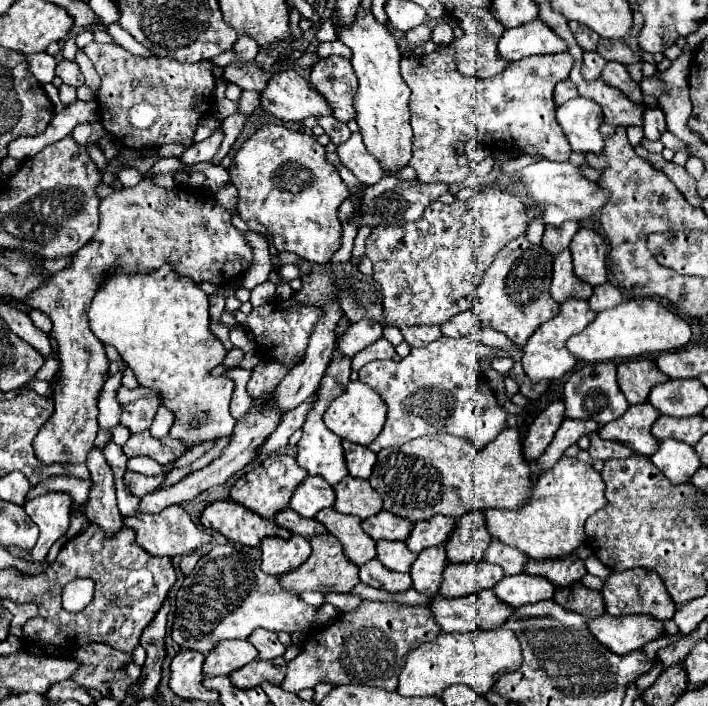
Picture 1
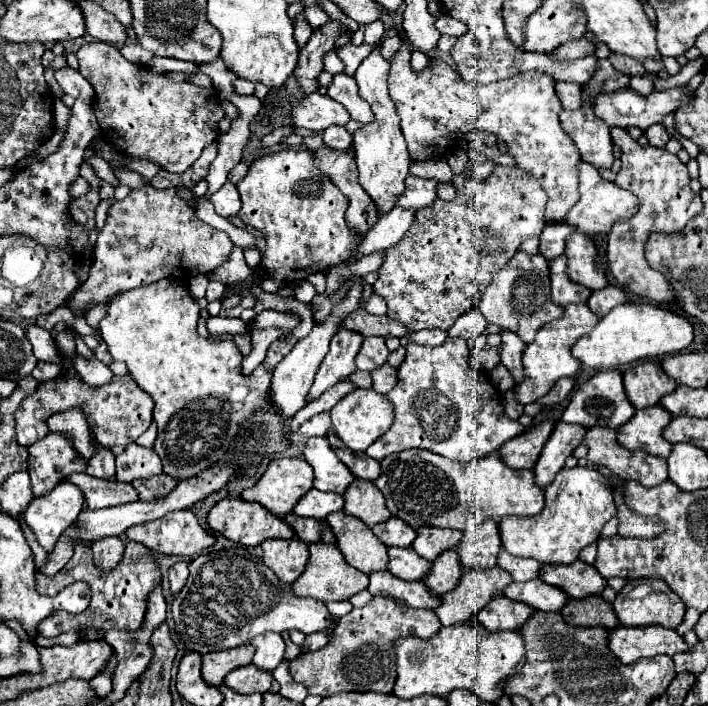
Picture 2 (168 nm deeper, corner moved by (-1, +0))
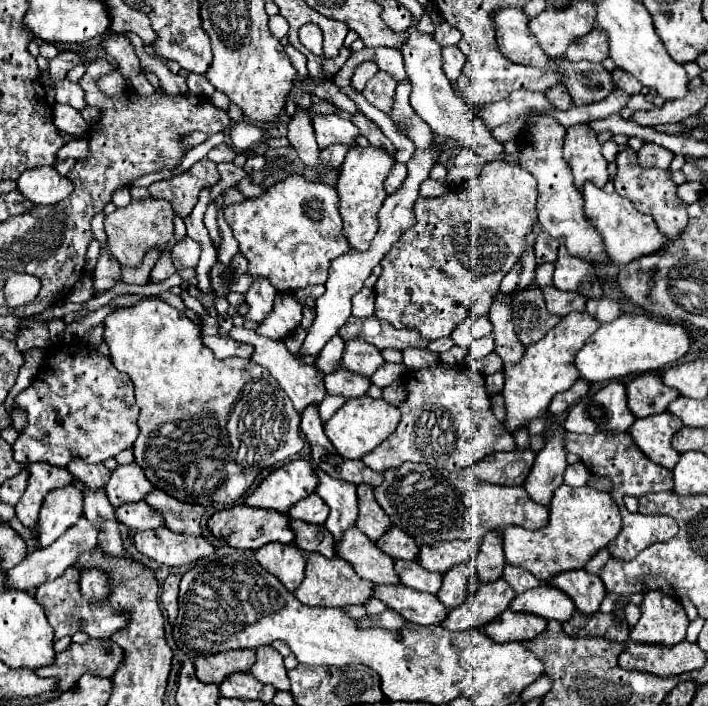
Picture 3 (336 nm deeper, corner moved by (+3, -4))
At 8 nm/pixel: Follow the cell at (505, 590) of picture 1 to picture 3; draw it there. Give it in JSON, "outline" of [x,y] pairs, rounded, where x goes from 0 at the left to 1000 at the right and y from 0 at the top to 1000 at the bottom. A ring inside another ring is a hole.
{"outline":[[[763,827],[751,836],[729,841],[726,850],[720,853],[720,864],[746,867],[746,870],[757,870],[766,875],[777,873],[771,878],[799,881],[811,870],[814,858],[794,836],[788,836],[777,827]]]}

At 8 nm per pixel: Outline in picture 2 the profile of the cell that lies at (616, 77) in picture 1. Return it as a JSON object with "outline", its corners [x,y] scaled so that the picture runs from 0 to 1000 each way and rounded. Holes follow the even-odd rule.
{"outline":[[[845,85],[839,108],[822,122],[822,150],[831,150],[831,139],[842,136],[845,130],[870,130],[887,122],[887,108],[876,105],[862,85]]]}

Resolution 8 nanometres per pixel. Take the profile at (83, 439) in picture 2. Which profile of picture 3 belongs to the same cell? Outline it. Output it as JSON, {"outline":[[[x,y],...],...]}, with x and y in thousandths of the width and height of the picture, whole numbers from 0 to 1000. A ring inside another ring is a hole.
{"outline":[[[102,649],[96,663],[107,680],[113,680],[116,686],[127,686],[127,691],[144,691],[155,677],[155,666],[147,657],[127,657],[116,649]]]}

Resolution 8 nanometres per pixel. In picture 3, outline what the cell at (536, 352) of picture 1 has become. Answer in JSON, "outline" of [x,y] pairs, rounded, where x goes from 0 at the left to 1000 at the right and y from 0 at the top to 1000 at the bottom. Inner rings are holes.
{"outline":[[[805,442],[763,484],[746,490],[732,516],[712,518],[715,547],[709,558],[715,569],[712,603],[718,612],[743,603],[757,589],[768,589],[782,558],[802,552],[819,535],[816,521],[811,518],[811,504],[845,465],[847,456],[831,442]]]}

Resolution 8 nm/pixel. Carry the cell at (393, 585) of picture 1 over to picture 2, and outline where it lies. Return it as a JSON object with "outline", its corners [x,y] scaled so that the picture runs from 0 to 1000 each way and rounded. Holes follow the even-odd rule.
{"outline":[[[525,810],[520,836],[525,844],[548,844],[568,856],[576,856],[579,861],[616,864],[621,856],[621,844],[607,841],[599,824],[573,824],[554,816],[551,810]]]}

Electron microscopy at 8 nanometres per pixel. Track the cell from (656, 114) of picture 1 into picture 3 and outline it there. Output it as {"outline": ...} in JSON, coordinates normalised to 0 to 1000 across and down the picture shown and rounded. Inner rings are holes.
{"outline":[[[910,204],[901,212],[901,229],[907,235],[929,235],[929,238],[944,238],[949,229],[952,218],[929,204]]]}

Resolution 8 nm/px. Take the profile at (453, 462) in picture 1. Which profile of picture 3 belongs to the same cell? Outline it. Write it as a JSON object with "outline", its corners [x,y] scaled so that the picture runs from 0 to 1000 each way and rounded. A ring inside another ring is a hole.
{"outline":[[[571,654],[568,660],[542,669],[542,683],[528,691],[528,703],[542,725],[551,731],[554,742],[579,756],[588,771],[613,771],[619,765],[667,765],[669,771],[678,771],[681,759],[692,751],[712,751],[715,745],[760,751],[774,739],[774,720],[754,711],[740,688],[703,688],[681,683],[669,674],[667,663],[647,666],[647,671],[641,671],[633,666],[619,666],[607,657]]]}

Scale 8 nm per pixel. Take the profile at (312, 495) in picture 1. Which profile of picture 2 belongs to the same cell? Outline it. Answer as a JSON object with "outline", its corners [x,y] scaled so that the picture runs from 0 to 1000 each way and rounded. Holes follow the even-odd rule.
{"outline":[[[441,691],[415,717],[415,725],[421,731],[435,731],[435,734],[458,737],[463,728],[483,722],[483,717],[486,717],[486,705],[483,703],[477,703],[472,697],[452,697],[452,694]]]}

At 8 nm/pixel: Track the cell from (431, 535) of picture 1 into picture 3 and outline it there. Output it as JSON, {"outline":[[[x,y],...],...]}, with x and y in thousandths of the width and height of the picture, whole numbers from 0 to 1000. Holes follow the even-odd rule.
{"outline":[[[638,765],[638,768],[616,768],[610,773],[593,773],[590,796],[607,807],[627,813],[641,799],[661,796],[661,790],[672,782],[672,773],[658,765]]]}

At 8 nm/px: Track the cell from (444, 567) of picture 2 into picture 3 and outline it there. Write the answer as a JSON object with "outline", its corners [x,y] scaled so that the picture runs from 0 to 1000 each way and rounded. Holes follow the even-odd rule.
{"outline":[[[644,799],[644,805],[636,805],[627,813],[624,833],[619,836],[616,844],[630,861],[644,861],[647,856],[653,856],[653,850],[658,850],[661,839],[664,833],[658,799]]]}

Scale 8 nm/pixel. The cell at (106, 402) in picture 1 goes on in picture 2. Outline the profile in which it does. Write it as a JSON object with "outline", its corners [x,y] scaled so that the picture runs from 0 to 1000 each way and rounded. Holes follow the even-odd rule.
{"outline":[[[107,500],[105,507],[105,521],[114,533],[116,538],[127,547],[144,547],[158,540],[158,524],[144,516],[136,507],[123,508]]]}

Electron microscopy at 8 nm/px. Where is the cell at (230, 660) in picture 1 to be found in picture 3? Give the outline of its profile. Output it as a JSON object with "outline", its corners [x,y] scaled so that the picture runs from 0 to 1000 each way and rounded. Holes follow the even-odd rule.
{"outline":[[[325,921],[299,929],[282,929],[274,935],[277,958],[288,969],[314,969],[331,952],[347,952],[356,946],[359,921]]]}

